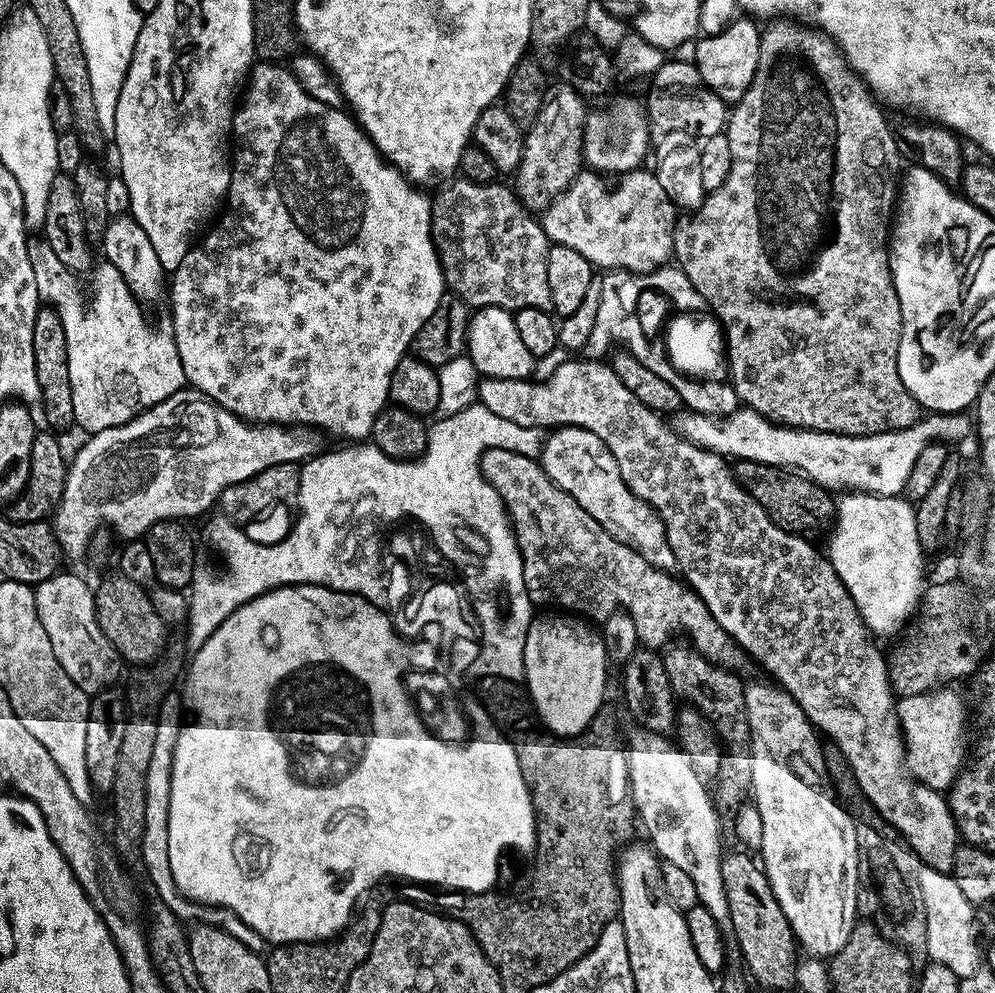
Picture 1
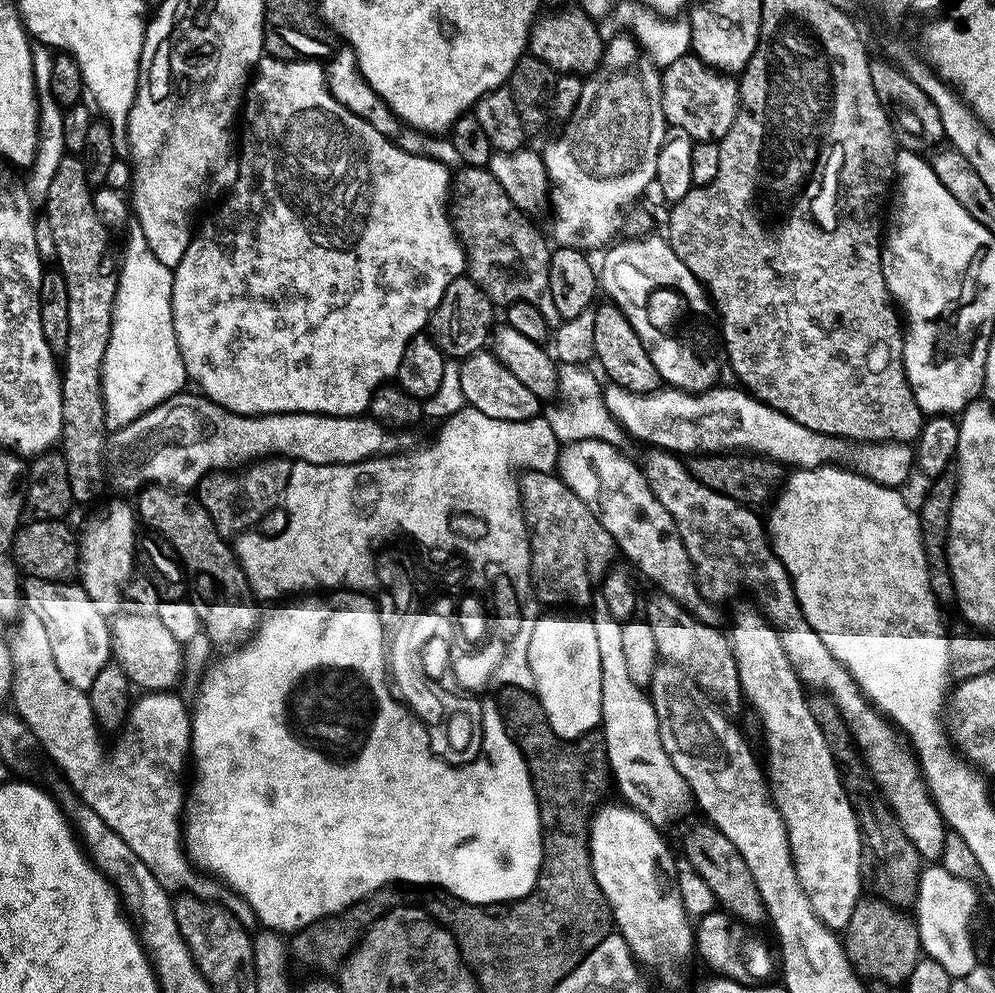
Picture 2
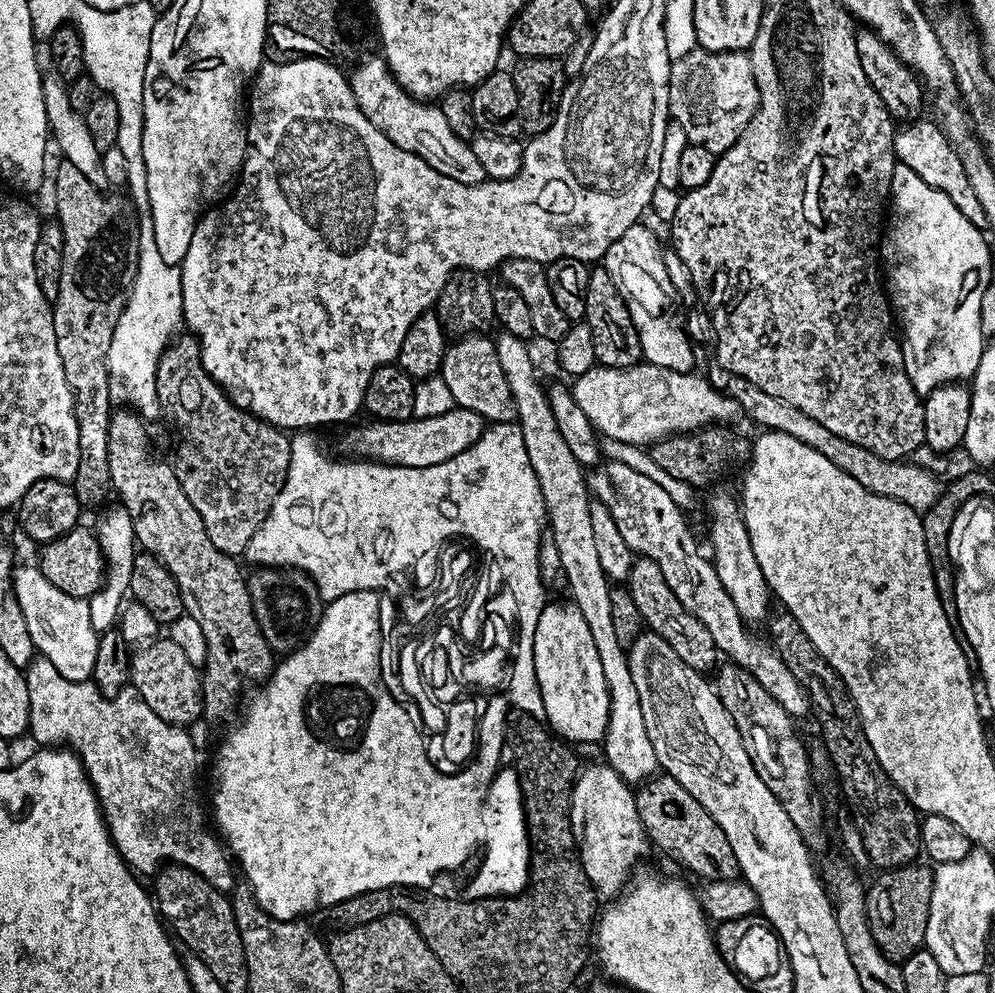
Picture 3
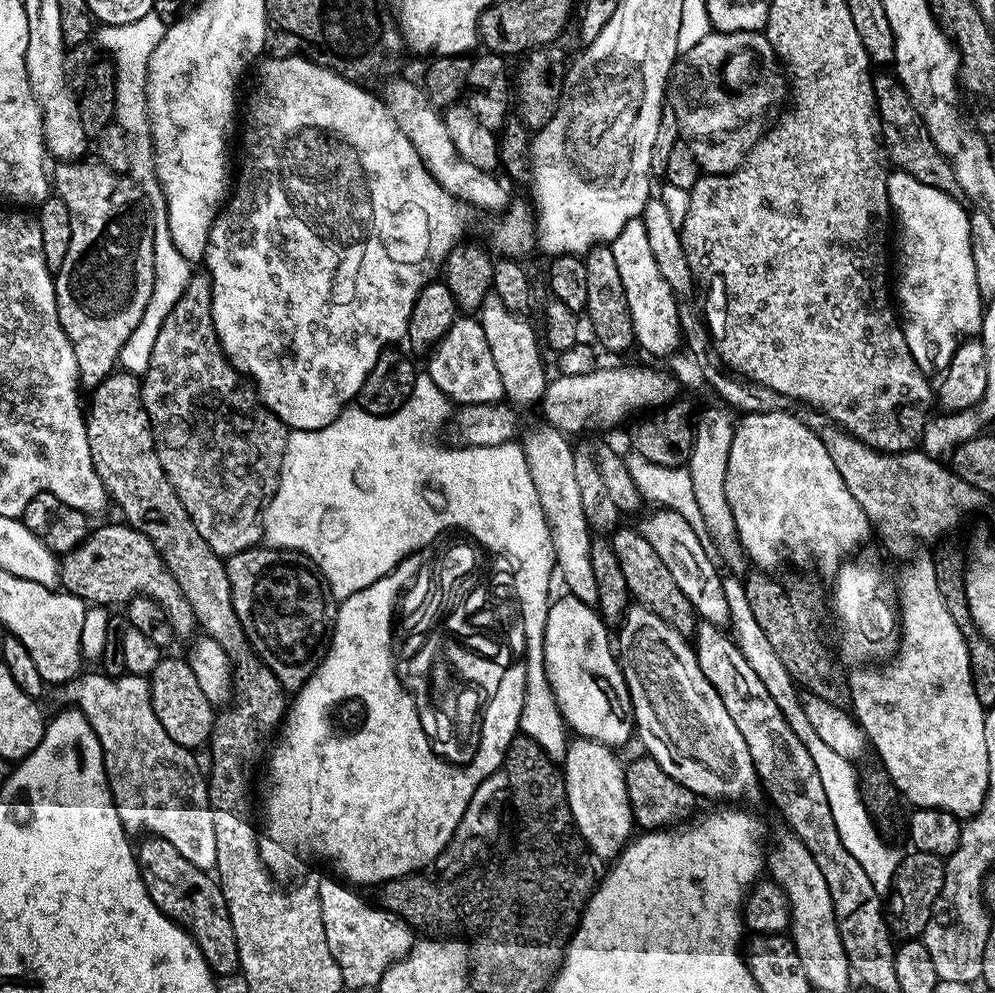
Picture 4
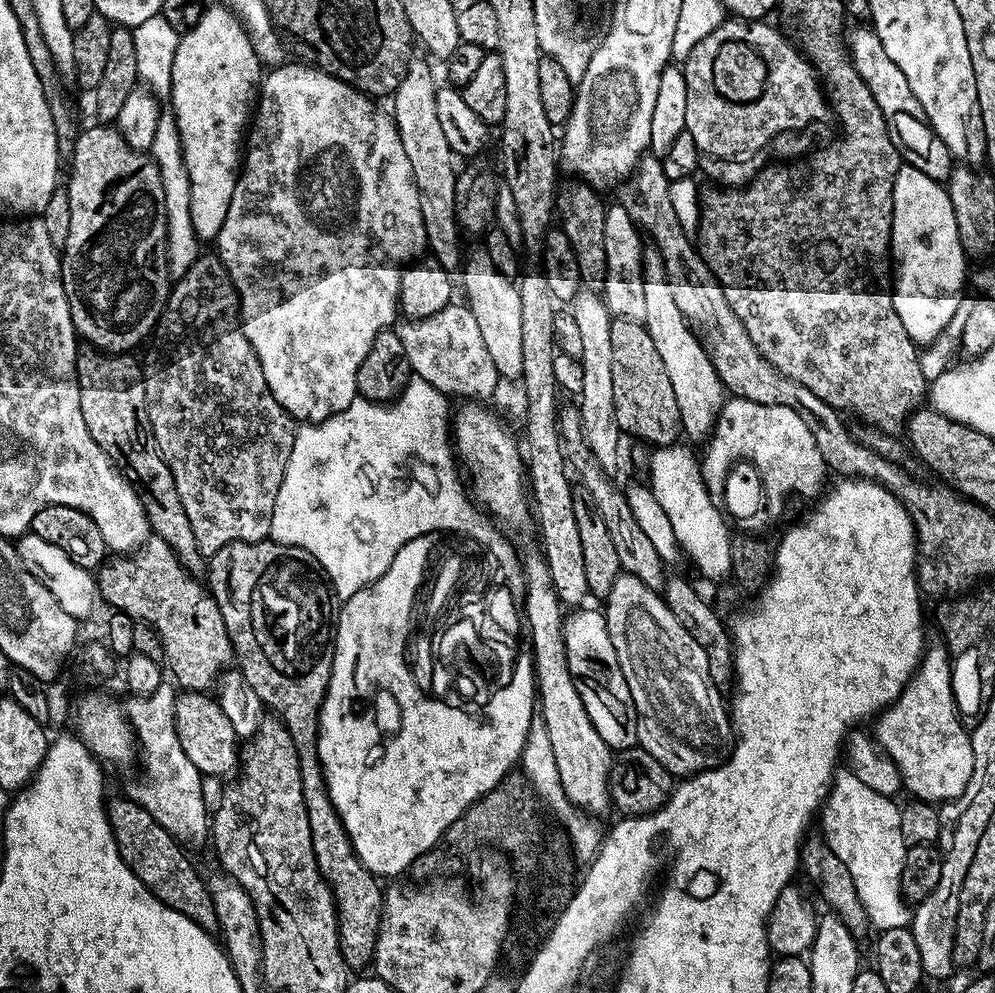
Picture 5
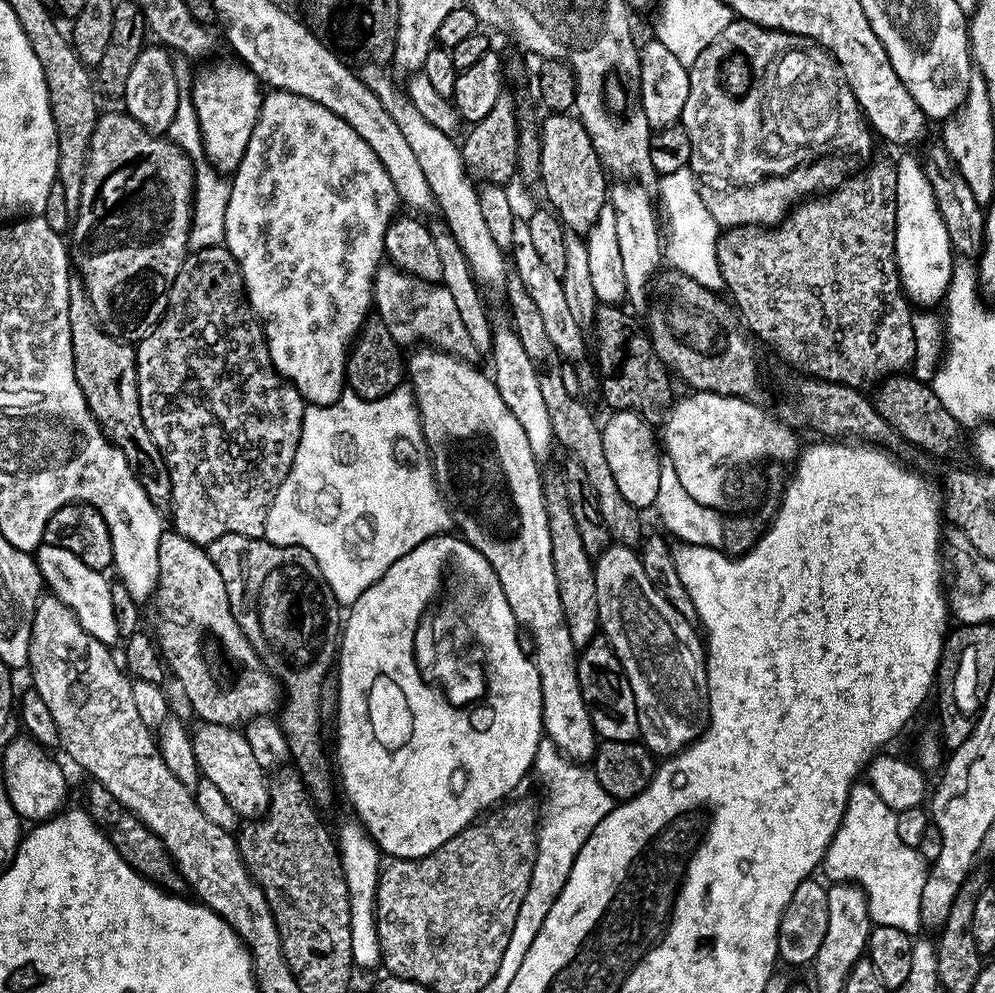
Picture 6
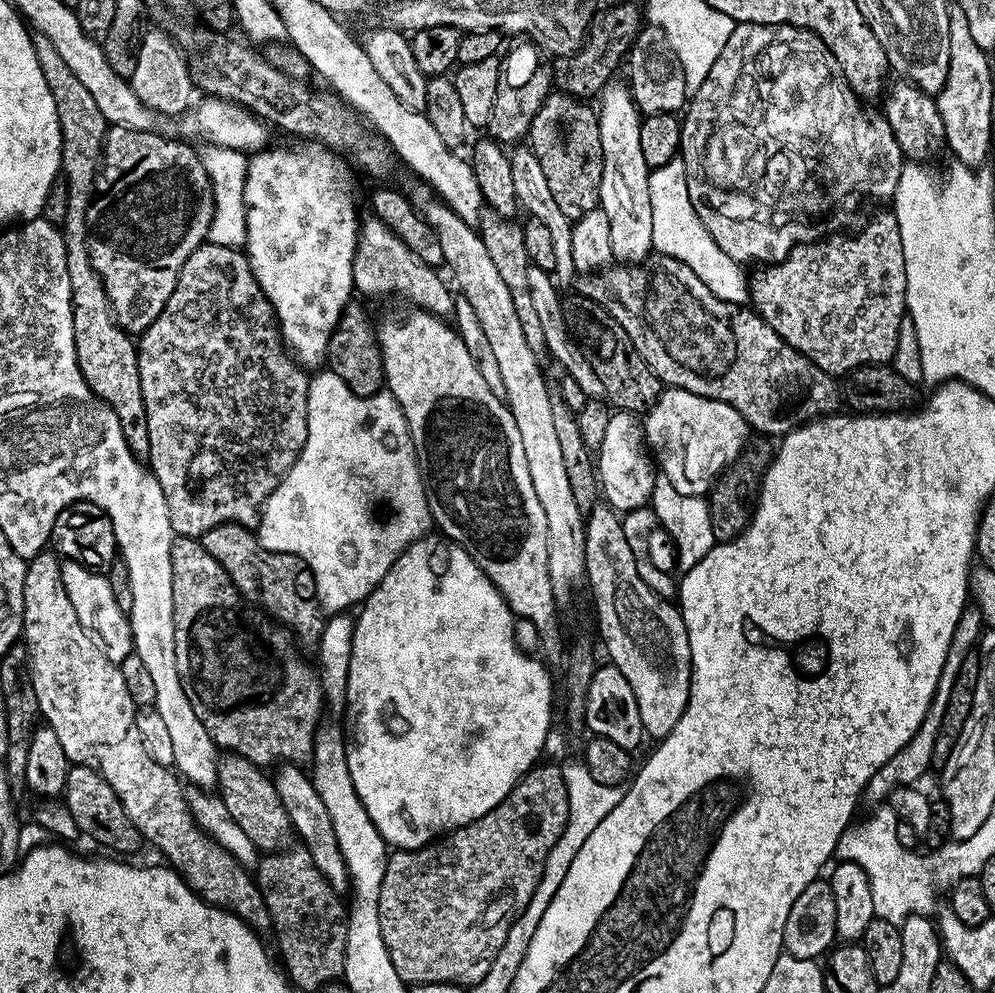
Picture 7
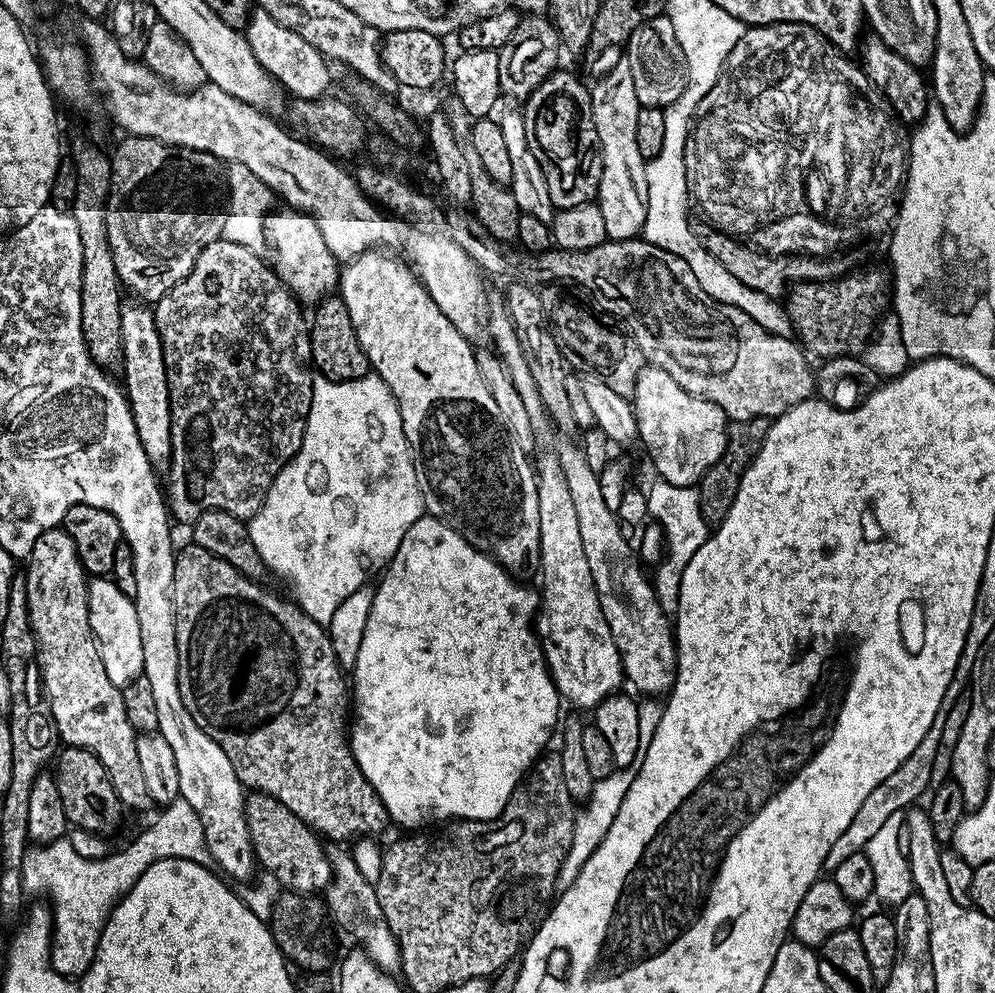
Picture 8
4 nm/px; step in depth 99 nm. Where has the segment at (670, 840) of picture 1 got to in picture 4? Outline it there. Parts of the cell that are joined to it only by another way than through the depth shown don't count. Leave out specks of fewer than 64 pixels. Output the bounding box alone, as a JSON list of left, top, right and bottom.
[478,294,598,606]

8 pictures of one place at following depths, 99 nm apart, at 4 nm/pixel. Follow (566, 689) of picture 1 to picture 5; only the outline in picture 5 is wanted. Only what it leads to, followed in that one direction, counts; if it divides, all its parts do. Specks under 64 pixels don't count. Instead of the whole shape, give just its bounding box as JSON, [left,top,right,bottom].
[564,607,642,750]

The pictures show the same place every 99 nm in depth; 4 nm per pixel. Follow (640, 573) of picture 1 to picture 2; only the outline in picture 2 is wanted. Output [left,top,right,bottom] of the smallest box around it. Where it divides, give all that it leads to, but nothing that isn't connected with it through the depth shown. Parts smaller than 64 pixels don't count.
[519,470,618,605]

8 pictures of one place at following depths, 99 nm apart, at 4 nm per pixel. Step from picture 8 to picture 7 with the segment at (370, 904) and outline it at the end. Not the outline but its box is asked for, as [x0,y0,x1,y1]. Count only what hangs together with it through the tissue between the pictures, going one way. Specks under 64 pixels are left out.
[273,763,351,894]

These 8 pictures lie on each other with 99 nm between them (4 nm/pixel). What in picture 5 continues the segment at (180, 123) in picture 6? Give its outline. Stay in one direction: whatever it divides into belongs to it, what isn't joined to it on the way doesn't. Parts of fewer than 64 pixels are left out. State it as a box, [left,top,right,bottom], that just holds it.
[150,119,202,278]

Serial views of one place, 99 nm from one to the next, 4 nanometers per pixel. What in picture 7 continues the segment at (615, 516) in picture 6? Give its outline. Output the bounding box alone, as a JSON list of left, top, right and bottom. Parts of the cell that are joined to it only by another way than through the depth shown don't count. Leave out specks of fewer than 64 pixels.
[478,206,546,354]

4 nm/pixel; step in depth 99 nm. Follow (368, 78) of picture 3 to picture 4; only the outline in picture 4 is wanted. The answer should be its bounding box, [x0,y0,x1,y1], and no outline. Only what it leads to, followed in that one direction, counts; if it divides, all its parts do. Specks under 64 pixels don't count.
[382,79,513,213]

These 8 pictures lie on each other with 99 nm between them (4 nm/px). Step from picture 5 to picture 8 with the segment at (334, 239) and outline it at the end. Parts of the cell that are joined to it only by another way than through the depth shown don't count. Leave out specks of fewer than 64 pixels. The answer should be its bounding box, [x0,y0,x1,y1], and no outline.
[264,210,341,306]

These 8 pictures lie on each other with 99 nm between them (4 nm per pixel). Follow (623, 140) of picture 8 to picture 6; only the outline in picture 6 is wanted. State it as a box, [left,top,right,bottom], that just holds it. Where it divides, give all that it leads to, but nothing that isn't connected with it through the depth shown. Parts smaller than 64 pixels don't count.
[610,182,662,304]

